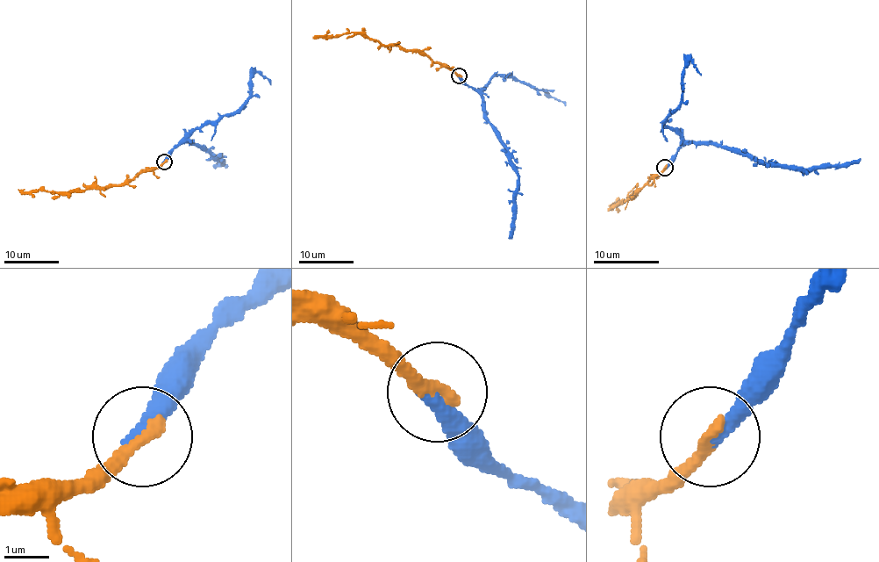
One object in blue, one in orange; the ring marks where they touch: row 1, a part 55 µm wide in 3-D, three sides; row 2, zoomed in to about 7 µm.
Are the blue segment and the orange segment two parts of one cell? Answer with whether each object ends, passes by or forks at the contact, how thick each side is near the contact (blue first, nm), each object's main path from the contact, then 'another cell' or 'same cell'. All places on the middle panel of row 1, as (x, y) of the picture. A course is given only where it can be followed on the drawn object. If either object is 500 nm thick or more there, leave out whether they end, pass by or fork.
blue ends; orange ends; calibres 400 and 320 nm; course blue (460, 75), (480, 96), (484, 118), (492, 127), (506, 151), (509, 163), (518, 177), (514, 227), (509, 239); course orange (460, 75), (411, 49), (381, 45), (354, 32), (312, 39); same cell

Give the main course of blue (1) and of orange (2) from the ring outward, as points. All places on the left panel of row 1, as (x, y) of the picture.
1: (165, 162), (170, 153), (185, 141), (197, 144), (224, 162), (214, 154)
2: (165, 162), (156, 168), (139, 171), (117, 185), (60, 192), (39, 190), (20, 192), (17, 190)

